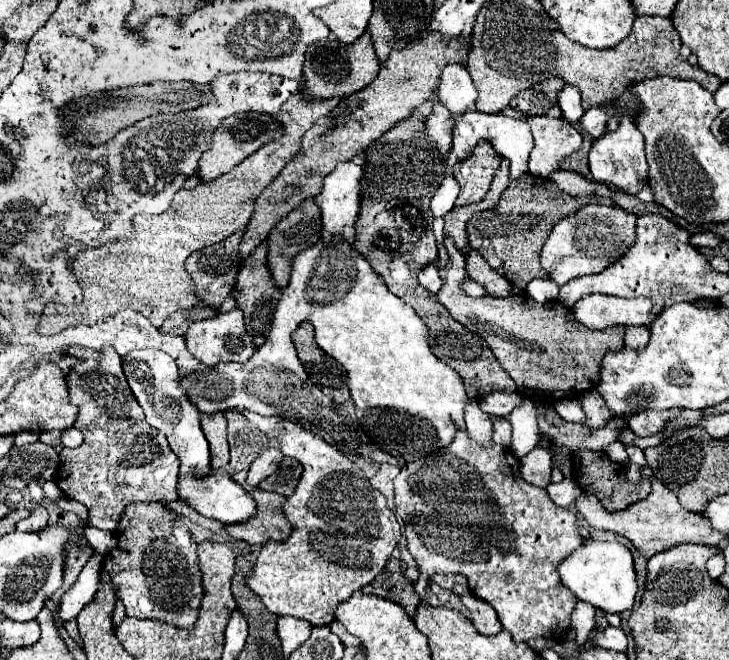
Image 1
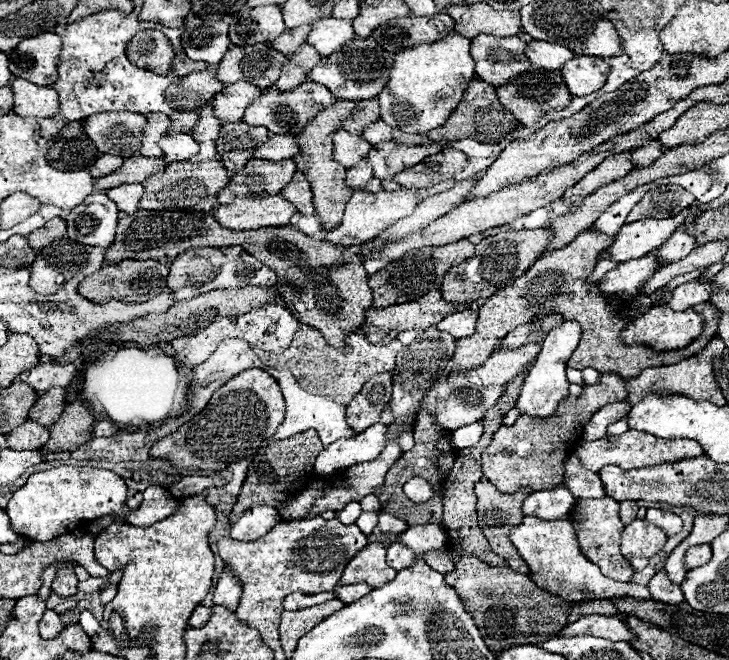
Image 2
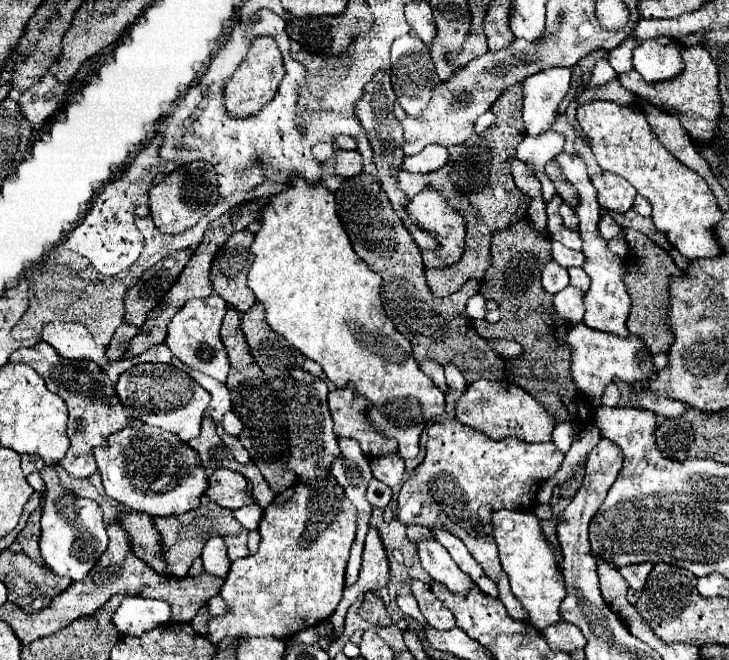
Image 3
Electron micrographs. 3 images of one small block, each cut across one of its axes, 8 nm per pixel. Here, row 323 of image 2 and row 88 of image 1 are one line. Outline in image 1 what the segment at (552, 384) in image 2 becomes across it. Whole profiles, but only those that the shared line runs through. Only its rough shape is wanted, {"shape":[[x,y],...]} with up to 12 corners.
{"shape":[[574,86],[558,92],[558,106],[570,124],[584,116]]}

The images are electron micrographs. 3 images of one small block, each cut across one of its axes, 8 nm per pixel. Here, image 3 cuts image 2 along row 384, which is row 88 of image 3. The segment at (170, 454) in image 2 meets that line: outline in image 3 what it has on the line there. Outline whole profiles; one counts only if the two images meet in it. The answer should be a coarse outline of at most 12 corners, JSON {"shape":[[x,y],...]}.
{"shape":[[272,36],[254,38],[224,84],[224,110],[254,116],[276,96],[284,64]]}

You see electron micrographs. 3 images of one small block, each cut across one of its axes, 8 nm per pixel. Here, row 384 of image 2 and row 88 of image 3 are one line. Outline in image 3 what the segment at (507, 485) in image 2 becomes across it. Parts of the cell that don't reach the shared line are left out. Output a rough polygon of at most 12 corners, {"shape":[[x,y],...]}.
{"shape":[[618,78],[608,84],[586,88],[576,102],[612,100],[632,104],[636,96]]}

